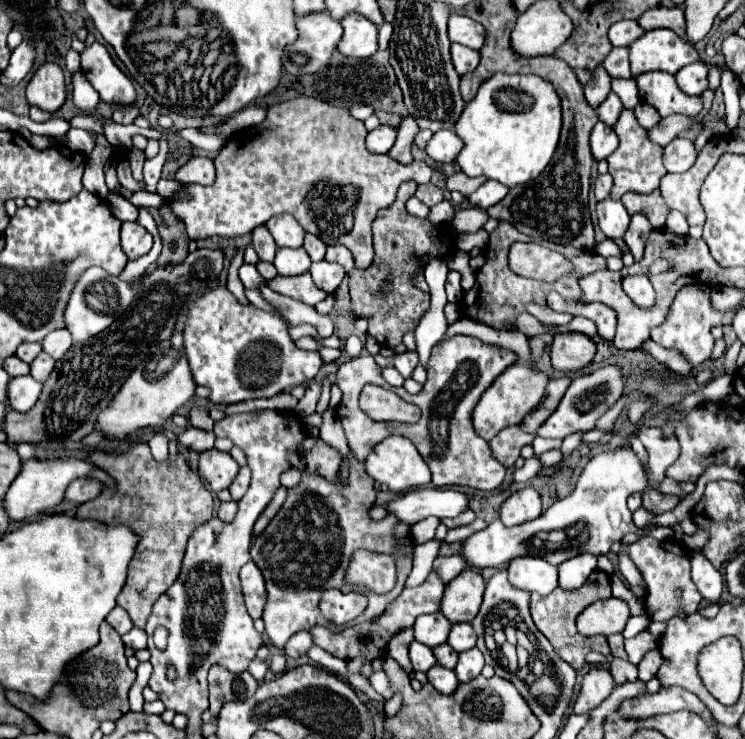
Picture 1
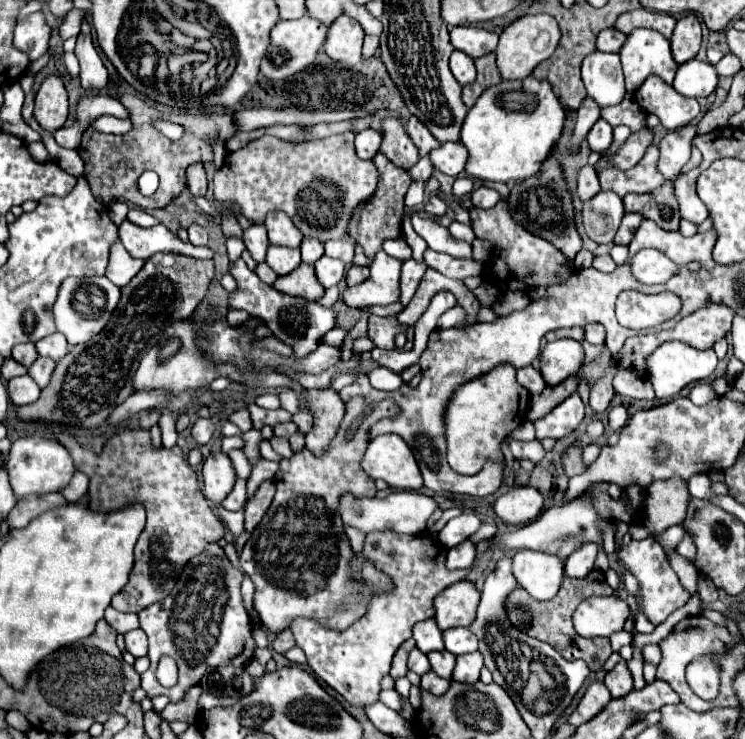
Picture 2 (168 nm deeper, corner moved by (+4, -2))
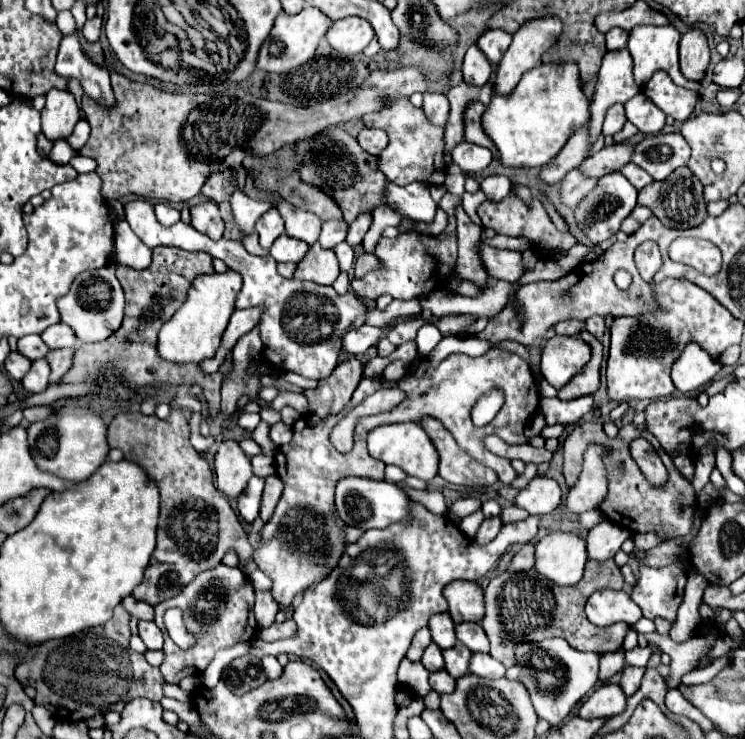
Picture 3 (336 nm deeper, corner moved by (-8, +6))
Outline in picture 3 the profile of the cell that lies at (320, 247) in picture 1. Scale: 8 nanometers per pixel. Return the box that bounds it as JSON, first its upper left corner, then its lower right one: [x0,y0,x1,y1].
[318,219,348,249]

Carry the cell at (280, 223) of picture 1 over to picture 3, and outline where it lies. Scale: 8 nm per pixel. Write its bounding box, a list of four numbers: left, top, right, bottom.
[276,201,322,245]

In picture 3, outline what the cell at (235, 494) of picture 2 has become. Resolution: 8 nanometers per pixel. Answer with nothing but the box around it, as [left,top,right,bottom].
[238,477,264,523]

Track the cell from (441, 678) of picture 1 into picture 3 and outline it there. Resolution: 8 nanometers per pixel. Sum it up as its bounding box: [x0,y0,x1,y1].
[430,671,456,693]

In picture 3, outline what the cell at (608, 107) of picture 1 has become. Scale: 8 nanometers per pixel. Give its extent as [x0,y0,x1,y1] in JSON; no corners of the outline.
[624,93,666,135]

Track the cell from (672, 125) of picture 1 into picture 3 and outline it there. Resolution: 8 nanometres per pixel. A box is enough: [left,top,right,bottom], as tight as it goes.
[578,143,632,177]

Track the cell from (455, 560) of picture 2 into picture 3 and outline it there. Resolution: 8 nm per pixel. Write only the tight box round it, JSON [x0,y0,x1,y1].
[474,515,504,545]

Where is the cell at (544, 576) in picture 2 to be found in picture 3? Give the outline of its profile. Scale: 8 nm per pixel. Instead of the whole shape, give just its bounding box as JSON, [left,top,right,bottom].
[536,531,586,585]

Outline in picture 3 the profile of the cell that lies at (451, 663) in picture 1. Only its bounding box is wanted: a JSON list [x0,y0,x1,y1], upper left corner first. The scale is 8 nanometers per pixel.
[444,643,470,679]

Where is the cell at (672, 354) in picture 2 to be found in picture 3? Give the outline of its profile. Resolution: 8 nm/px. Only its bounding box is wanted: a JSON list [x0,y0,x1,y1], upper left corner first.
[672,345,722,393]

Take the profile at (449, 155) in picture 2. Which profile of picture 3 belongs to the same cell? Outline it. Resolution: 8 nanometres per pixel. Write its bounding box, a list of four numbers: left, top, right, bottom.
[452,141,492,173]

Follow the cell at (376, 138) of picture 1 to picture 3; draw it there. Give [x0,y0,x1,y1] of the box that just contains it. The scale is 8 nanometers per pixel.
[358,129,388,155]

